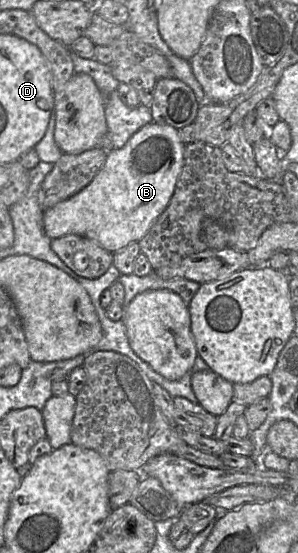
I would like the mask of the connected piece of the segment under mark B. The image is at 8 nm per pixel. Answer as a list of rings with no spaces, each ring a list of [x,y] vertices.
[[[151,122],[124,147],[107,150],[106,161],[81,191],[44,210],[43,228],[51,238],[74,234],[115,253],[139,242],[168,206],[184,163],[184,147],[177,129]]]

